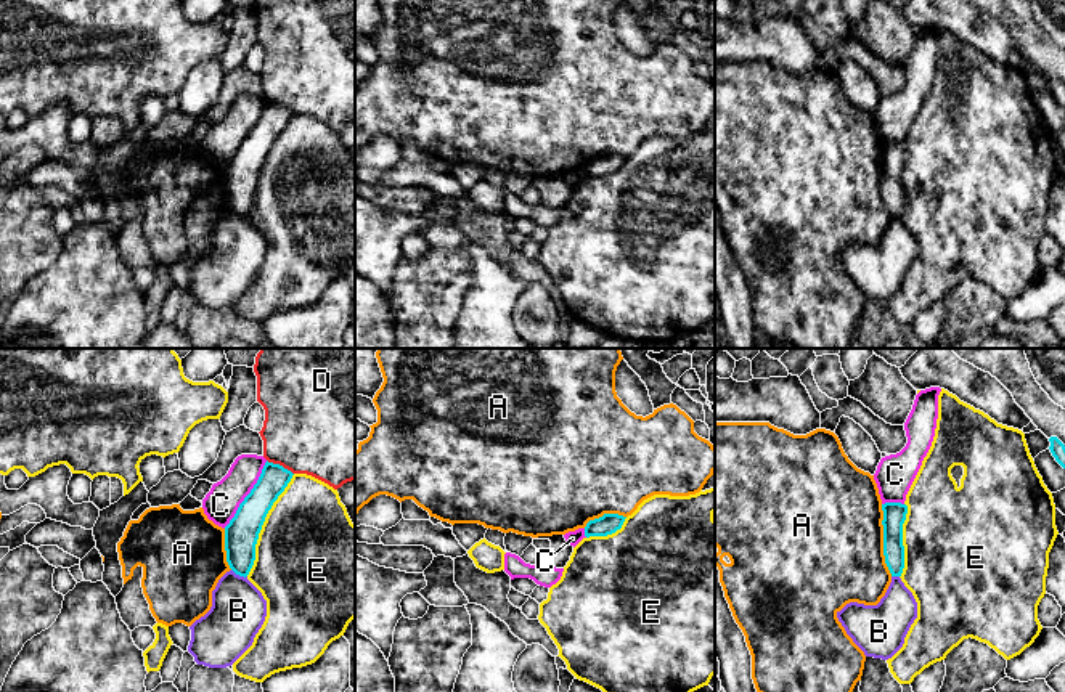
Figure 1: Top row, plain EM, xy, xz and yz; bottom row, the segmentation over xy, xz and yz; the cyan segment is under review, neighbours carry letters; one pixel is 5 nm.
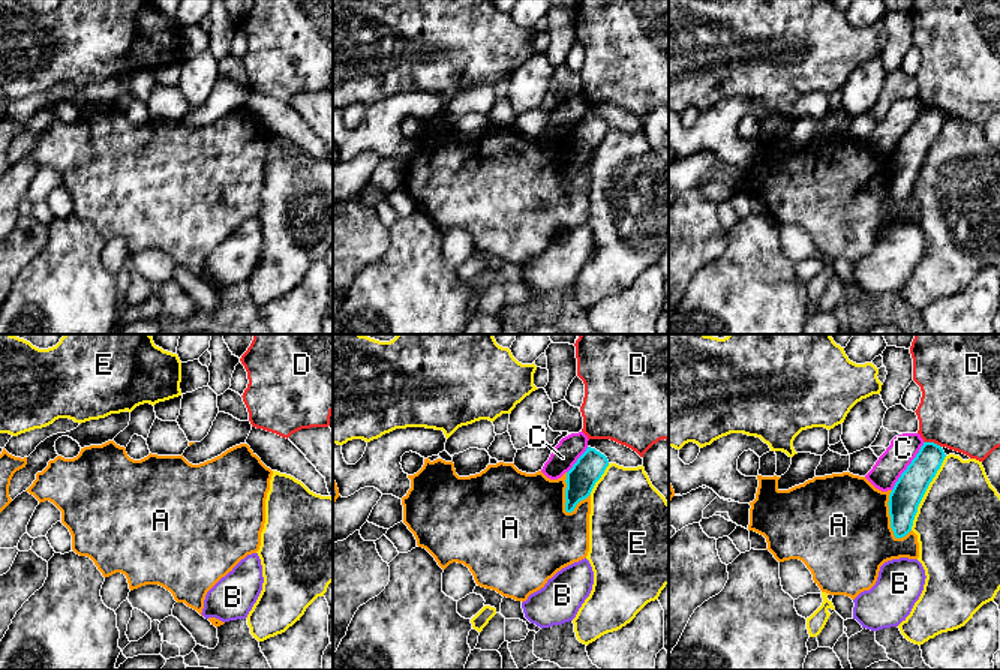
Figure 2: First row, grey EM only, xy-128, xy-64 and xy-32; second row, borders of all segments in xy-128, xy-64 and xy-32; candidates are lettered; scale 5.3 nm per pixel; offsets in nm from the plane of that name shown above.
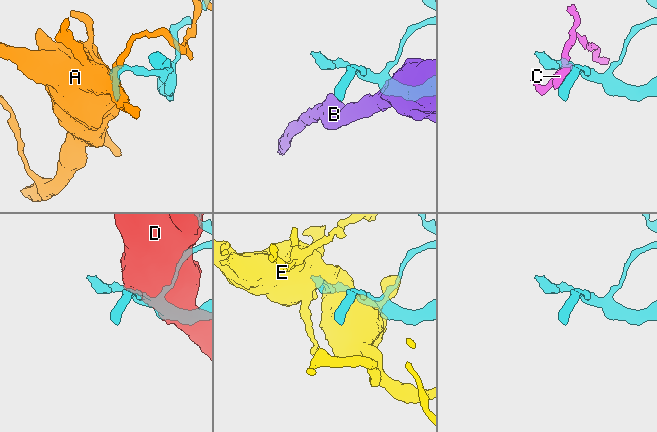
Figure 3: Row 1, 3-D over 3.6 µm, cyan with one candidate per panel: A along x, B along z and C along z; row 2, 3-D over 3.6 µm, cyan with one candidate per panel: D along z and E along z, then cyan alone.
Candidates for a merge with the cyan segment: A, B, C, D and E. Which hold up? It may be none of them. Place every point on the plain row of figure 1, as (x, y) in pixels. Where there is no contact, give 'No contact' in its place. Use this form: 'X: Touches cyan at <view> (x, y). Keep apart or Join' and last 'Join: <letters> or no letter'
A: Touches cyan at yz (884, 180). Keep apart
B: Touches cyan at xy (240, 215). Keep apart
C: Touches cyan at xy (248, 135). Keep apart
D: Touches cyan at xy (278, 105). Keep apart
E: Touches cyan at xy (262, 164). Keep apart
Join: no letter

